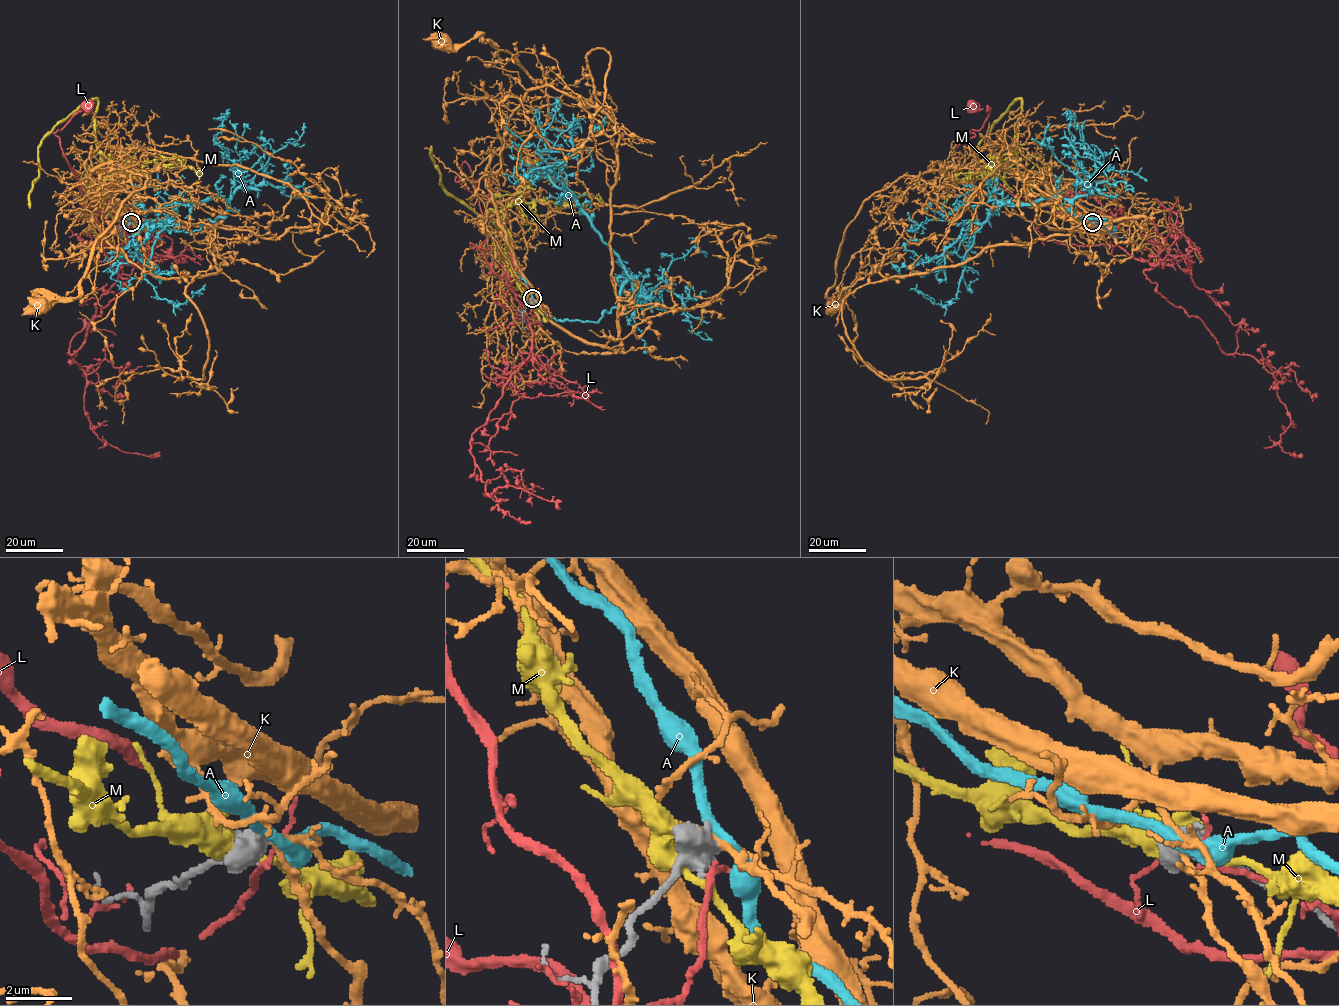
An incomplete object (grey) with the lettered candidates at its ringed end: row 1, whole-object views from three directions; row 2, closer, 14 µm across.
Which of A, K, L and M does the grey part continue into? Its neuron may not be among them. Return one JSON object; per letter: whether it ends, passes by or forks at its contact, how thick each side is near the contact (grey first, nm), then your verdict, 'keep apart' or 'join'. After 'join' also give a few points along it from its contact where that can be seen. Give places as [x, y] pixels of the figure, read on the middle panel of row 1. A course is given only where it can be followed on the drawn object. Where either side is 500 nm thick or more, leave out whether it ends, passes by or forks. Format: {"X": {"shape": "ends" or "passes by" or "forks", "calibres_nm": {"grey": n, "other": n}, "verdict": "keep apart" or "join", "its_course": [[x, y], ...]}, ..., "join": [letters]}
{"A": {"shape": "passes by", "calibres_nm": {"grey": 440, "other": 300}, "verdict": "keep apart"}, "K": {"calibres_nm": {"grey": 500, "other": 190}, "verdict": "keep apart"}, "L": {"shape": "passes by", "calibres_nm": {"grey": 360, "other": 160}, "verdict": "keep apart"}, "M": {"calibres_nm": {"grey": 650, "other": 360}, "verdict": "keep apart"}, "join": []}

